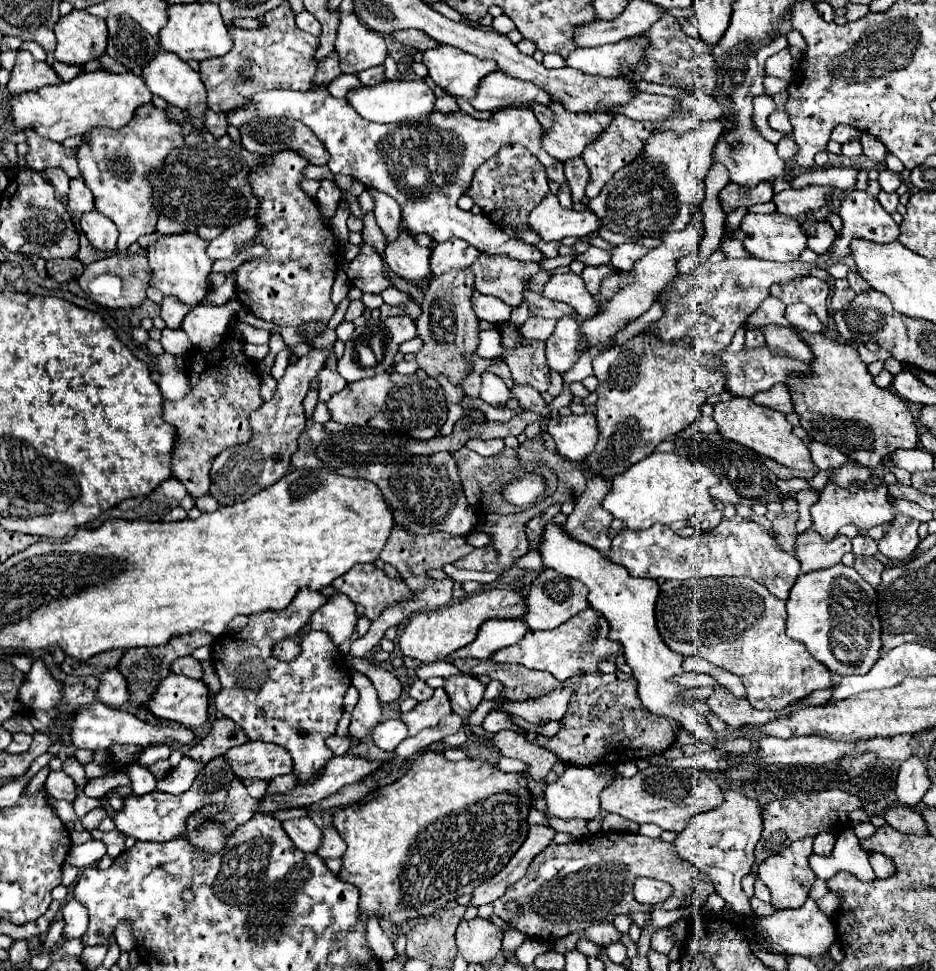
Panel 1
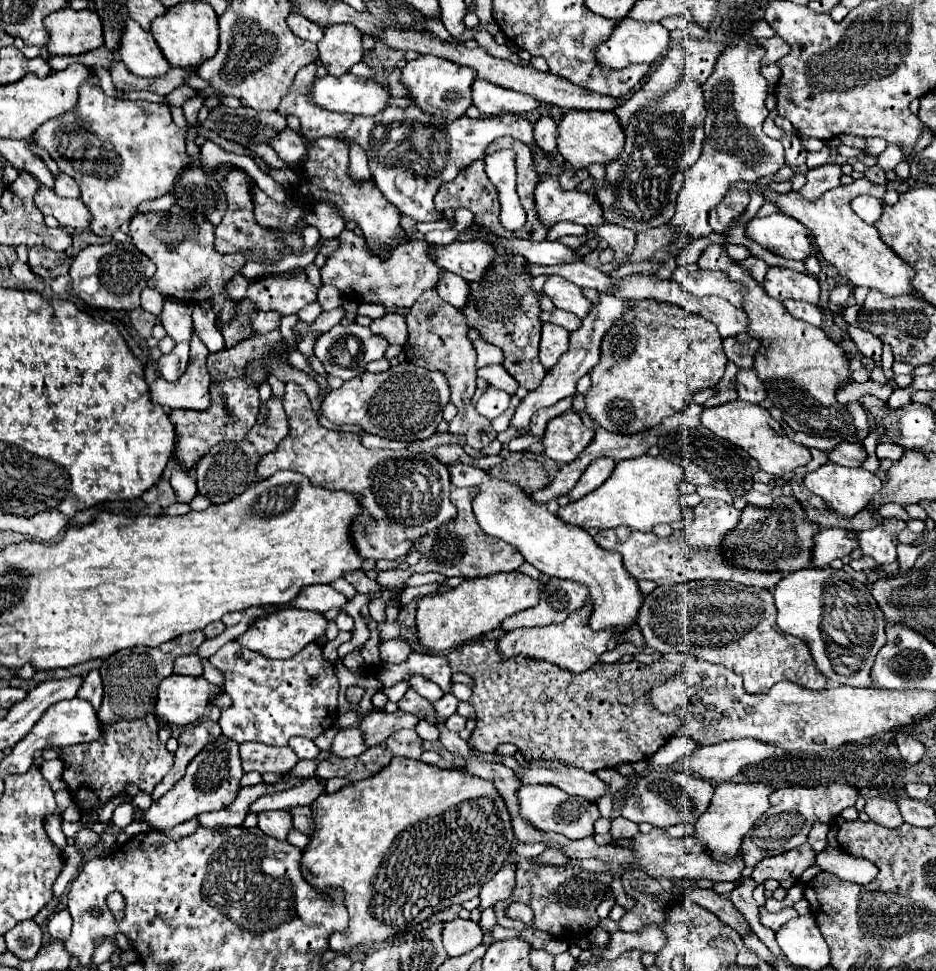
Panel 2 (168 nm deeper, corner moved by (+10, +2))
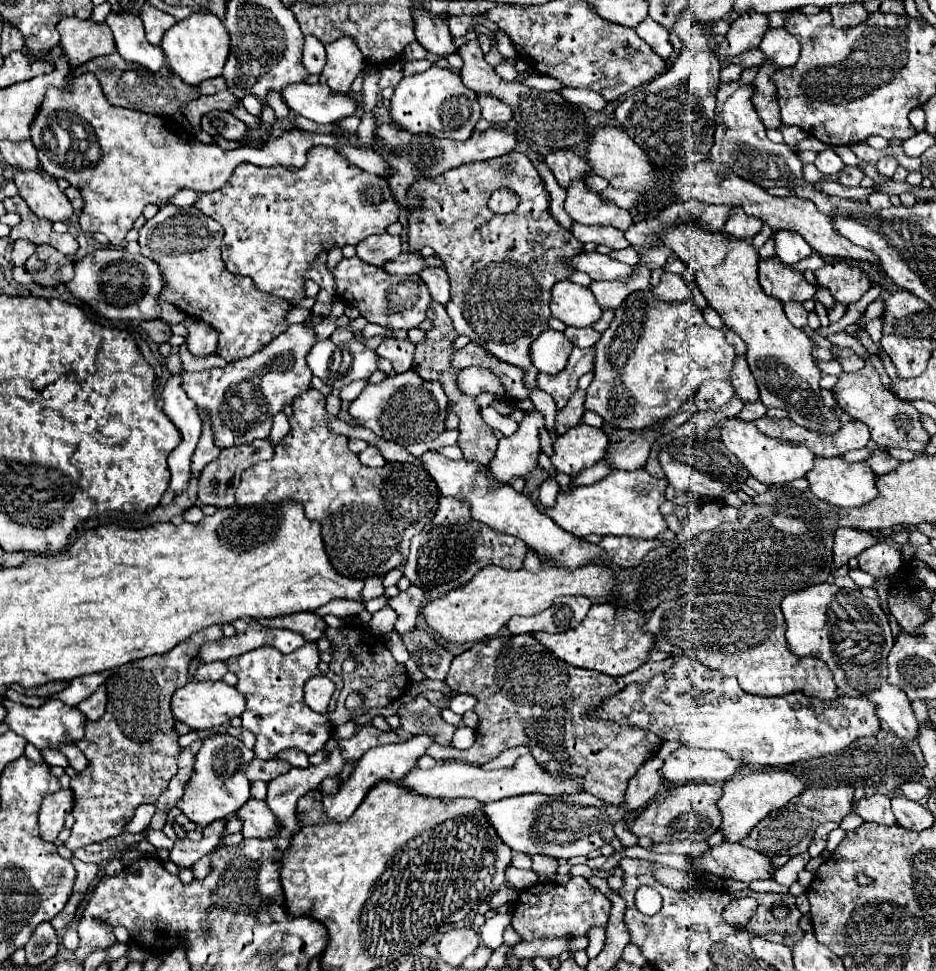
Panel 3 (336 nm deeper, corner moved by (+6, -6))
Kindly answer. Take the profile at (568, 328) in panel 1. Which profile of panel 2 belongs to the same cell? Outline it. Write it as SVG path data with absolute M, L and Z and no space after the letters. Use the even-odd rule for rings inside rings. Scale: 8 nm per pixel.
M545 322L541 332L541 346L539 346L541 364L547 370L551 370L561 358L561 354L565 354L567 348L569 348L569 332L551 322Z

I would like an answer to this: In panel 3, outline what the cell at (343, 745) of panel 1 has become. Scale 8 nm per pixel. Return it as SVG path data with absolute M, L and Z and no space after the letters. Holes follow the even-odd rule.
M289 748L289 750L283 750L277 758L283 758L283 760L289 760L289 764L293 766L309 766L309 756L303 752L303 750L297 750L297 748Z

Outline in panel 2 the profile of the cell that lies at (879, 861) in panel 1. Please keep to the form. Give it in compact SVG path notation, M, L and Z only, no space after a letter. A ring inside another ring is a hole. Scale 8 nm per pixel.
M827 846L821 854L817 854L815 864L821 870L839 876L841 880L849 880L849 882L857 882L857 884L867 884L879 872L873 862L869 862L865 858L849 856L847 852L837 852L831 846Z

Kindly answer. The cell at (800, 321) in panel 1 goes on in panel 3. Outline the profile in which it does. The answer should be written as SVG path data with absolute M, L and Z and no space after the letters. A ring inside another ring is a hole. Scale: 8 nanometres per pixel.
M789 302L789 304L785 304L783 308L785 308L785 314L787 314L789 322L791 322L795 328L805 328L805 326L807 326L807 316L809 316L809 312L807 312L801 304Z

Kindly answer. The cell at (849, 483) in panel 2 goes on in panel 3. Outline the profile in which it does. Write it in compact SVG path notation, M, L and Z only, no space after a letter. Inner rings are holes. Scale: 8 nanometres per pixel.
M839 456L837 458L815 458L815 466L807 474L807 480L809 480L811 492L819 500L823 500L831 506L859 508L859 506L871 504L879 496L879 490L875 486L875 474L863 462L849 464L849 462L841 460Z

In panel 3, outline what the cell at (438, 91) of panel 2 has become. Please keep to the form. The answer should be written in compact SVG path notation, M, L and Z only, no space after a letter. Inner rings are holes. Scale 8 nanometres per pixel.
M433 64L427 72L405 76L397 84L391 96L391 118L413 134L433 134L437 138L465 140L471 136L477 120L481 118L481 108L477 94L473 94L473 90L463 84L459 74Z

